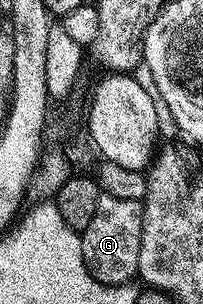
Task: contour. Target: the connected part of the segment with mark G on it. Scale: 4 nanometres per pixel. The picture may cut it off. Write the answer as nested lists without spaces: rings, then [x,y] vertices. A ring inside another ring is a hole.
[[[103,193],[97,203],[97,212],[89,227],[81,230],[83,239],[83,262],[98,281],[106,285],[125,285],[139,272],[141,255],[141,223],[143,206],[133,199],[113,199]]]

